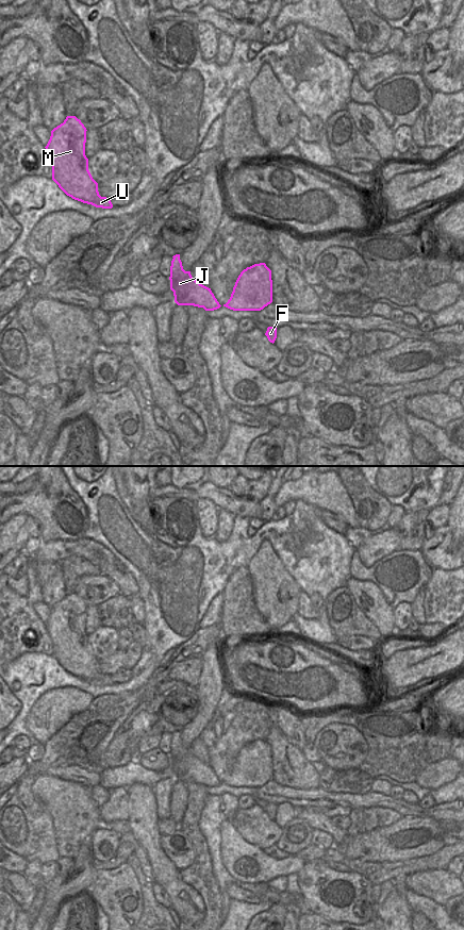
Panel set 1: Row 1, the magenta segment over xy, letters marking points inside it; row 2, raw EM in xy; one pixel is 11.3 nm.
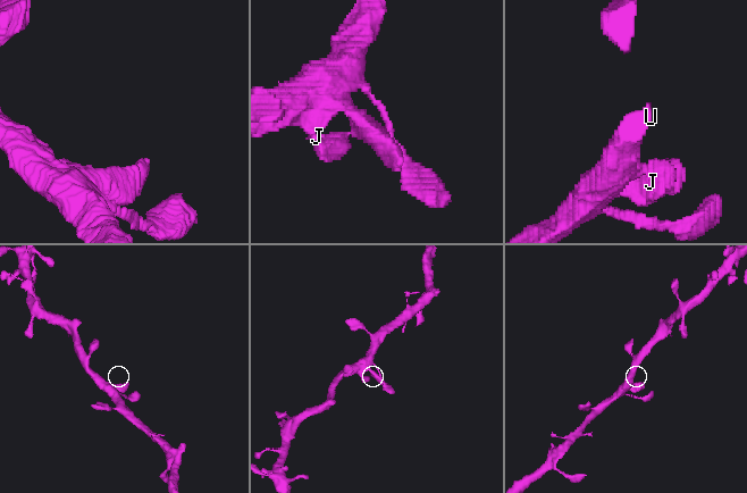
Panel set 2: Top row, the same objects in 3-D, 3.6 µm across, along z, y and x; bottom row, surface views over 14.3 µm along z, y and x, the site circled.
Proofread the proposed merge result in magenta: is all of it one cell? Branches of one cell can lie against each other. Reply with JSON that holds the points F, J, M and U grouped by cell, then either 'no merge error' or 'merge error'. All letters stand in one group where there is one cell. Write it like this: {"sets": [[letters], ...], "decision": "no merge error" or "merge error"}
{"sets": [["F", "J", "M", "U"]], "decision": "no merge error"}

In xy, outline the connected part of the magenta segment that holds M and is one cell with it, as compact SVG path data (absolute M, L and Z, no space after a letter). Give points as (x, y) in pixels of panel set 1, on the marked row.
M67 116L63 123L51 131L45 148L52 164L52 180L74 200L96 207L112 209L111 199L99 195L98 183L88 170L86 131L76 116Z

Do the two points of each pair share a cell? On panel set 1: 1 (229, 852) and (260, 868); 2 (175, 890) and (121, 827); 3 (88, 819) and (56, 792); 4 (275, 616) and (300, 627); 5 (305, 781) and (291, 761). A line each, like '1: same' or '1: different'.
1: same
2: different
3: same
4: different
5: same

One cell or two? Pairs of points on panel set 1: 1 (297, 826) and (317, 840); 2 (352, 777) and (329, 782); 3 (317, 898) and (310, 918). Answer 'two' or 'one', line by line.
1: two
2: one
3: two

